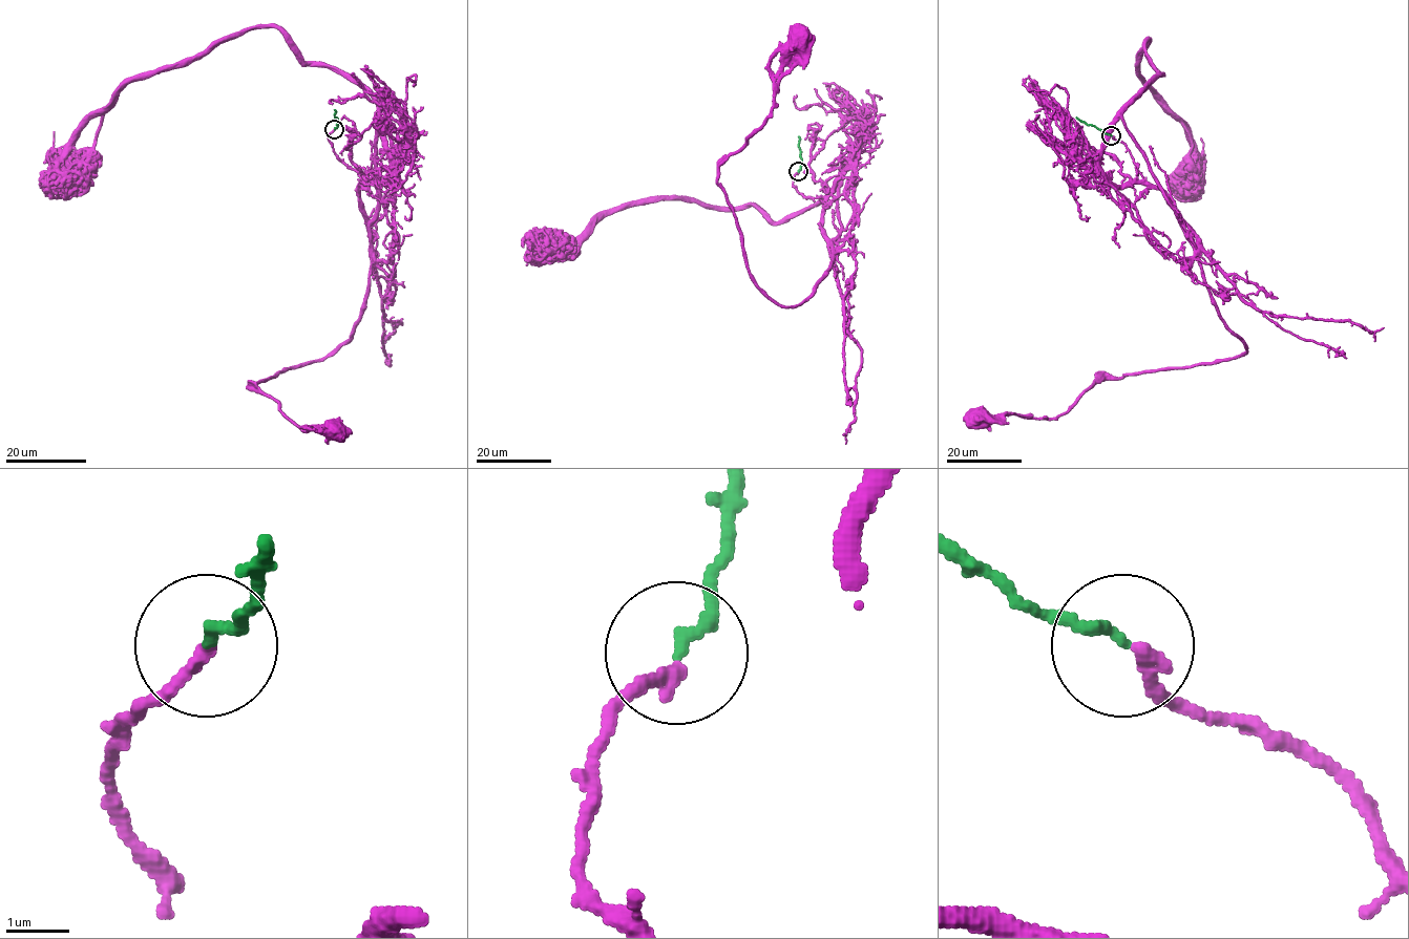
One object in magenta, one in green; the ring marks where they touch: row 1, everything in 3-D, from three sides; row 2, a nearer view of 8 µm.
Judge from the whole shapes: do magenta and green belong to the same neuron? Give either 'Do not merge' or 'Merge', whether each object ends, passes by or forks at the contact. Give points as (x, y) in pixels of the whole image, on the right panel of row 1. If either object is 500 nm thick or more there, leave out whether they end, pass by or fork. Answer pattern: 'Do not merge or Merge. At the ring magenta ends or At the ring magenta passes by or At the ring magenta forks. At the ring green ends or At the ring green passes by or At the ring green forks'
Merge. At the ring magenta ends. At the ring green ends

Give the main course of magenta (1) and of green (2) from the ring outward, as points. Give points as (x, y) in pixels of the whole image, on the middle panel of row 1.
1: (798, 172), (833, 256), (782, 306), (749, 272), (717, 167), (769, 114), (800, 38)
2: (798, 171), (802, 158), (798, 136)

